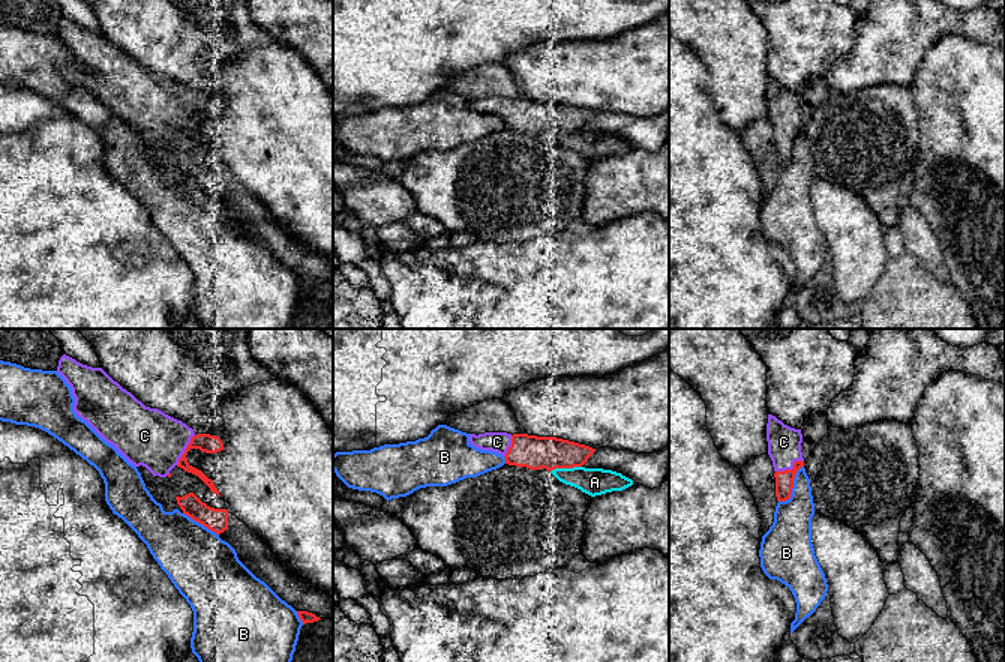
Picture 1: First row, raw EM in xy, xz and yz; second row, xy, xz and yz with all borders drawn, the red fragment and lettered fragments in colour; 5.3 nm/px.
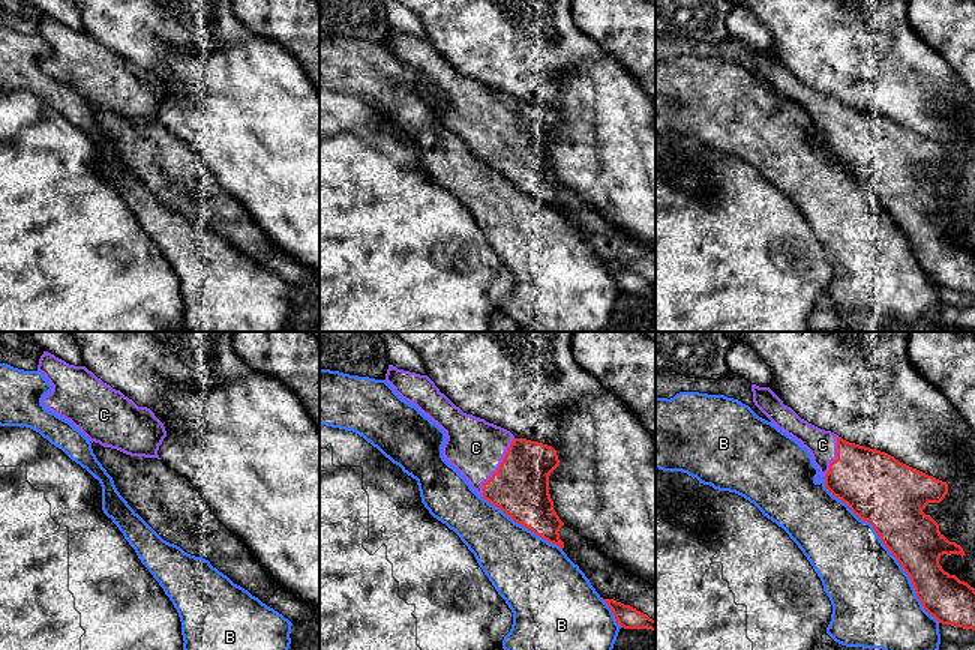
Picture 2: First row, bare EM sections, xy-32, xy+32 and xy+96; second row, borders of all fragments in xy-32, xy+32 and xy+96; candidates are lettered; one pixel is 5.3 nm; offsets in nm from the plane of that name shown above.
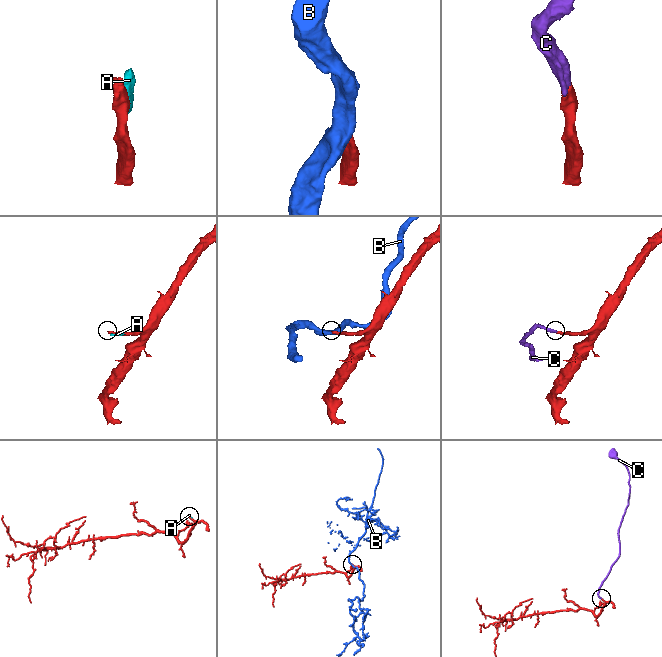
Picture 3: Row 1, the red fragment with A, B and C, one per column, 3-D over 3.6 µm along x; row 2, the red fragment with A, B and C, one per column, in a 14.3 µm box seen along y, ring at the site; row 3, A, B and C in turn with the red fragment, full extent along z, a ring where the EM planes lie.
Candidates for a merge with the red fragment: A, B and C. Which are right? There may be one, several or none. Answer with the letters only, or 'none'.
C

